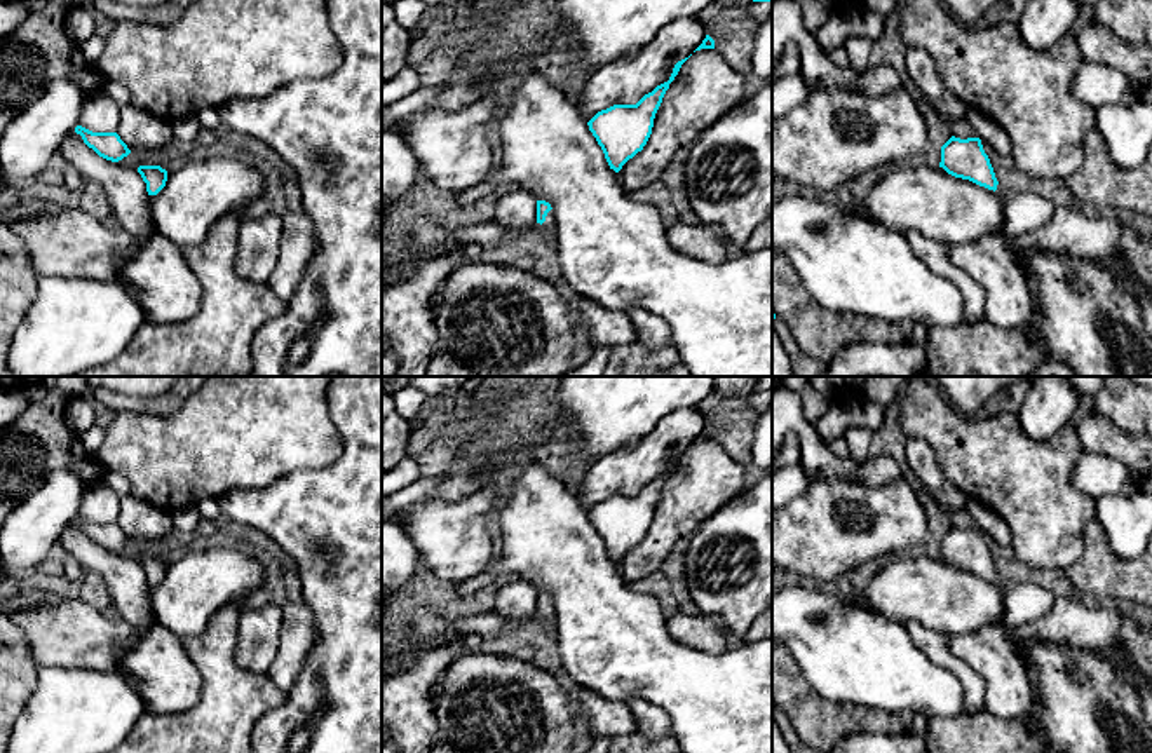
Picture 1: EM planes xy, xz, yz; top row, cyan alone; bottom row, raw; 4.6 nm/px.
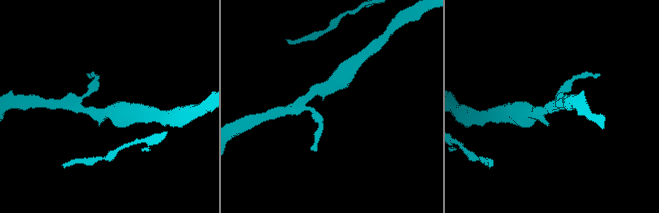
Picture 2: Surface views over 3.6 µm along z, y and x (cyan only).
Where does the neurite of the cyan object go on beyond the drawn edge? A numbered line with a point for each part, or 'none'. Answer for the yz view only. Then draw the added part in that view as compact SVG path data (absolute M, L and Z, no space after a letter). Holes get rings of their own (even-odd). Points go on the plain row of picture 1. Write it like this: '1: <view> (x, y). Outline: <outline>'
1: yz (1025, 602). Outline: M1000 573L995 584L1006 596L1004 629L1014 629L1033 622L1046 615L1054 605L1054 594L1044 584L1039 586L1028 580L1014 582Z

